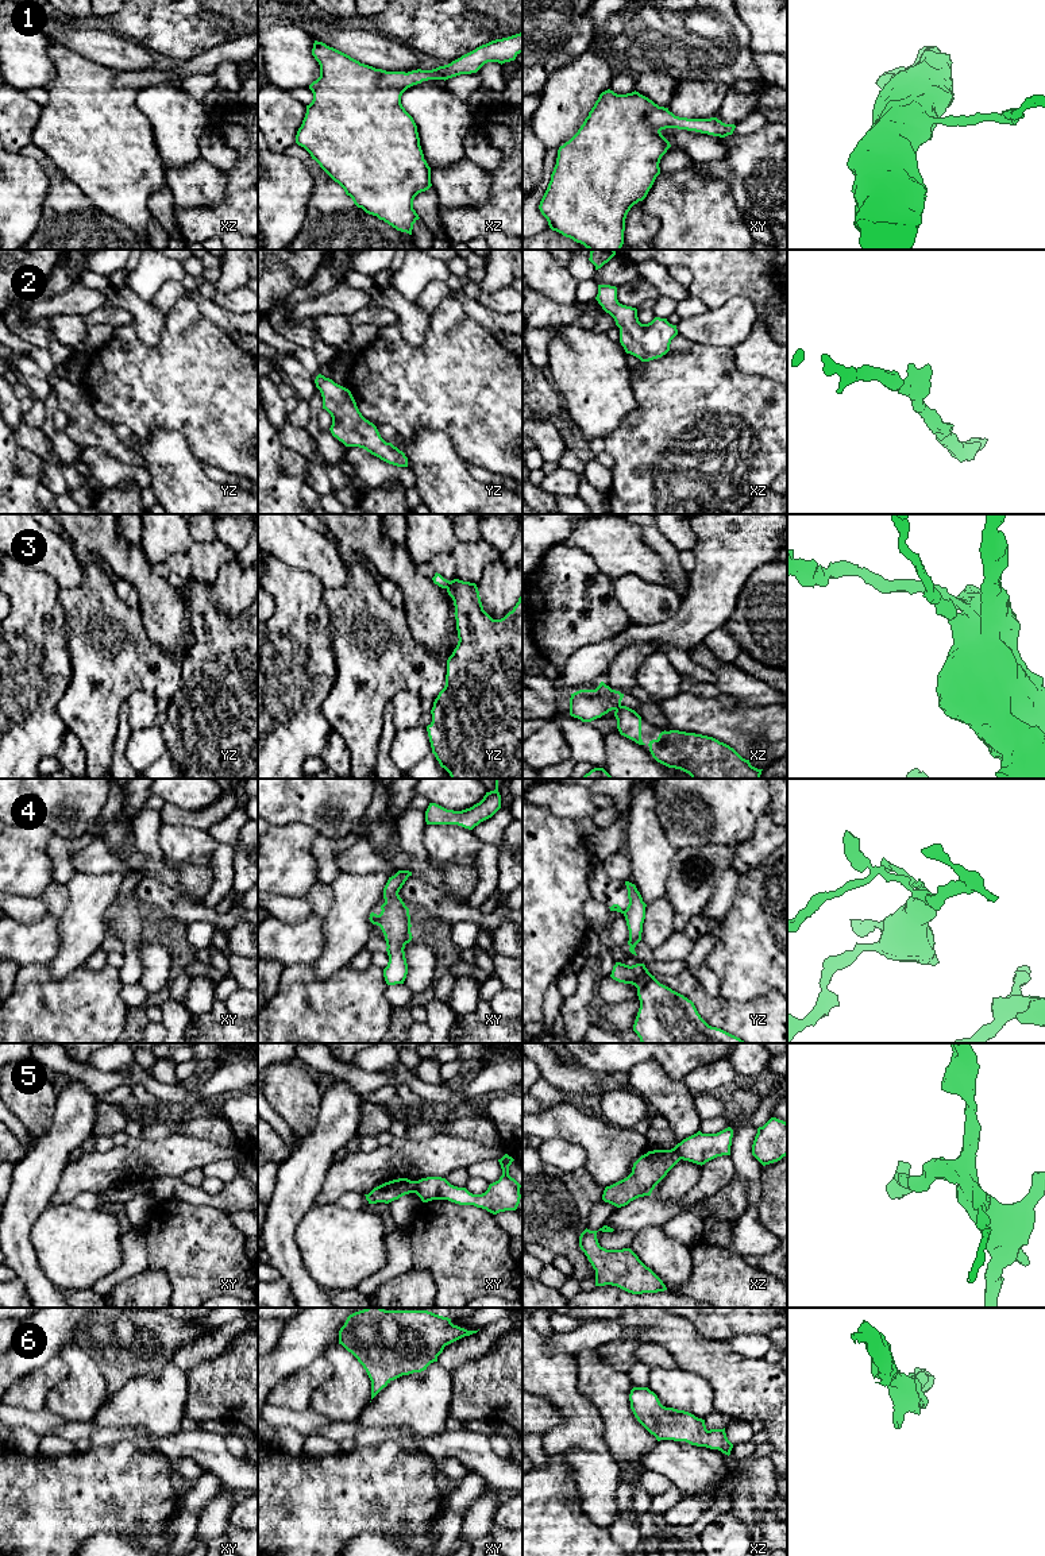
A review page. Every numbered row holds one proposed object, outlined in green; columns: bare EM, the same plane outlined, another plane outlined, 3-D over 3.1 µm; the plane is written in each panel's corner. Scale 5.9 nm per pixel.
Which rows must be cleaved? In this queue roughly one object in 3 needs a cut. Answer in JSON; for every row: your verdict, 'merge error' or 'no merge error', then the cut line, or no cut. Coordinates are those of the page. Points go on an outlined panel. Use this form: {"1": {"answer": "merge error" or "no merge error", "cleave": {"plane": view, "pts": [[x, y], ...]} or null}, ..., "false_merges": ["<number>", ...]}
{"1": {"answer": "no merge error", "cleave": null}, "2": {"answer": "no merge error", "cleave": null}, "3": {"answer": "merge error", "cleave": {"plane": "yz", "pts": [[451, 582], [447, 589]]}}, "4": {"answer": "merge error", "cleave": {"plane": "xy", "pts": [[378, 915], [373, 923]]}}, "5": {"answer": "merge error", "cleave": {"plane": "xy", "pts": [[416, 1181], [413, 1192]]}}, "6": {"answer": "no merge error", "cleave": null}, "false_merges": ["3", "4", "5"]}

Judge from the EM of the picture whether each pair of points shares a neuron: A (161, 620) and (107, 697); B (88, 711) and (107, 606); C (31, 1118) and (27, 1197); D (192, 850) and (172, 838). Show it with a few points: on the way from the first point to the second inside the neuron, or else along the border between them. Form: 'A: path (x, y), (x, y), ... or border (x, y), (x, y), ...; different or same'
A: border (138, 607), (147, 636), (165, 652), (173, 655); different
B: path (103, 686), (107, 670), (107, 632); same
C: border (53, 1111), (51, 1126), (35, 1139); different
D: path (186, 845), (177, 842); same

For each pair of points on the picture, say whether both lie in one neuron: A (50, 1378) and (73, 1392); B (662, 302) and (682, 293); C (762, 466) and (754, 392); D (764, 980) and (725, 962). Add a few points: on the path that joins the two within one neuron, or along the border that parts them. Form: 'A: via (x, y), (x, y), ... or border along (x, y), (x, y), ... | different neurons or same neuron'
A: border along (60, 1356), (68, 1374), (47, 1393), (45, 1406) | different neurons
B: border along (660, 294), (678, 301) | different neurons
C: via (762, 447), (760, 435), (754, 425), (754, 410) | same neuron
D: via (755, 970), (747, 962), (735, 962) | same neuron

